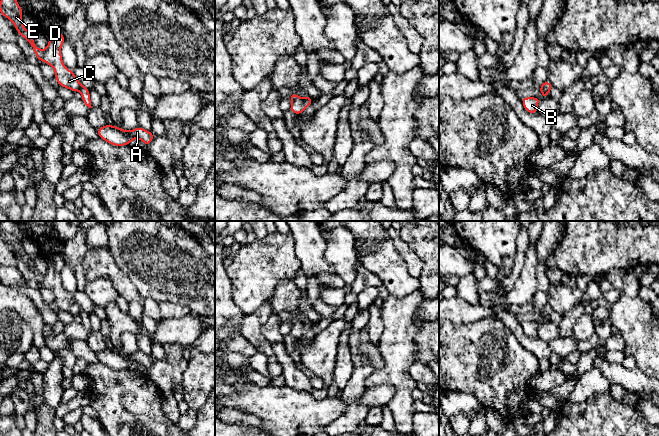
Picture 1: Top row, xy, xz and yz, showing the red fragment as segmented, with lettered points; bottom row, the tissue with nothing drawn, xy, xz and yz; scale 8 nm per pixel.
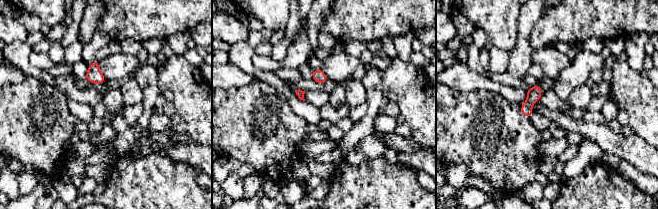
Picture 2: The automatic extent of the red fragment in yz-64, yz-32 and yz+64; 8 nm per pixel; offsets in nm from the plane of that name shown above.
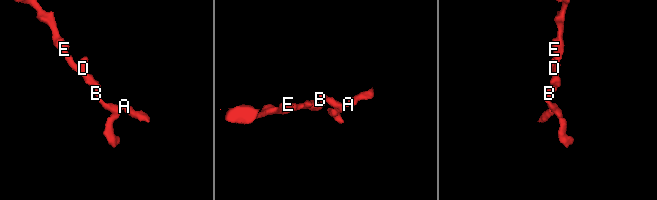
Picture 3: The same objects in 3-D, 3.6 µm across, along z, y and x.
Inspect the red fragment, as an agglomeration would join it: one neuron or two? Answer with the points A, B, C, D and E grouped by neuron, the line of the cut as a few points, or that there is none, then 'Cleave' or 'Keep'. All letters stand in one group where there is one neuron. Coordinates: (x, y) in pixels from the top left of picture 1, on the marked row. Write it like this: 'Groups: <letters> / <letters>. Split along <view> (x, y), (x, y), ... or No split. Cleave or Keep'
Groups: A B C D E. No split. Keep

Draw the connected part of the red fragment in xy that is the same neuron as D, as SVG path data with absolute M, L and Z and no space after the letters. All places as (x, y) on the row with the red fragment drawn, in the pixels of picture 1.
M0 0L0 13L10 19L17 32L30 43L38 60L53 66L58 85L66 87L73 92L79 90L82 94L81 99L84 104L92 108L89 88L83 86L75 77L73 71L66 68L62 62L61 46L65 41L62 32L56 32L51 35L49 37L48 46L44 51L41 51L34 43L33 34L29 32L22 23L23 10L16 0Z

